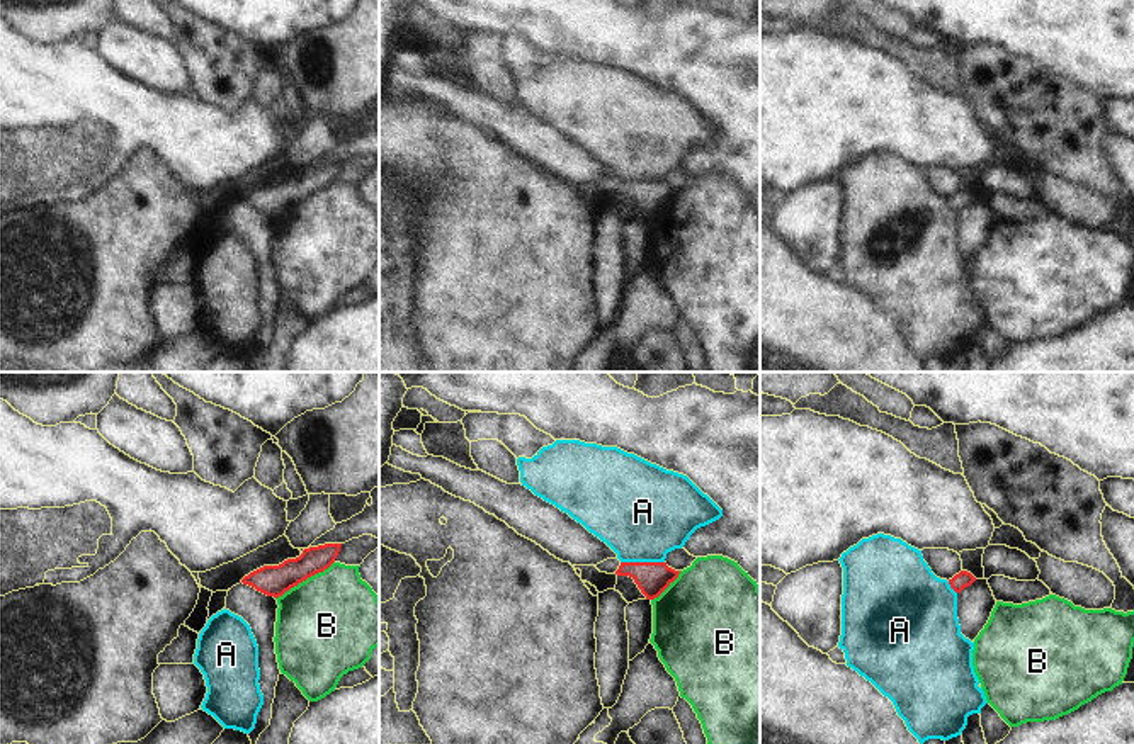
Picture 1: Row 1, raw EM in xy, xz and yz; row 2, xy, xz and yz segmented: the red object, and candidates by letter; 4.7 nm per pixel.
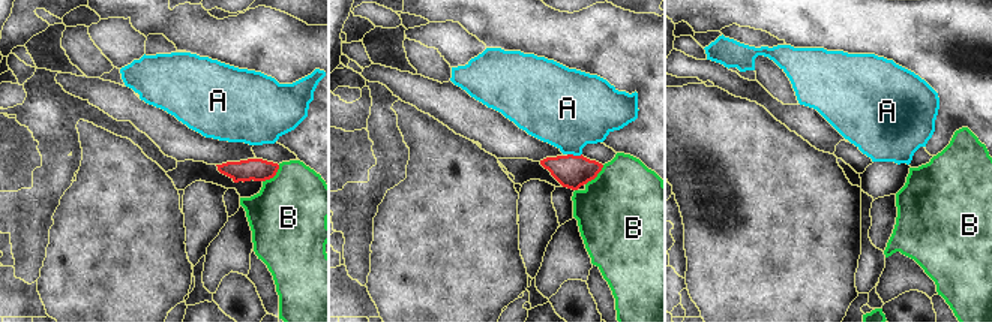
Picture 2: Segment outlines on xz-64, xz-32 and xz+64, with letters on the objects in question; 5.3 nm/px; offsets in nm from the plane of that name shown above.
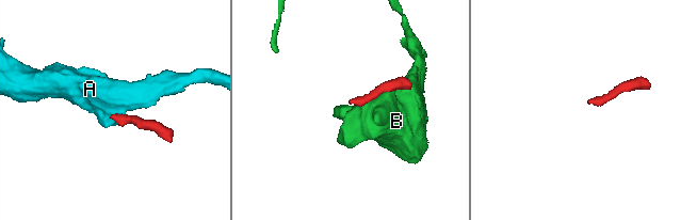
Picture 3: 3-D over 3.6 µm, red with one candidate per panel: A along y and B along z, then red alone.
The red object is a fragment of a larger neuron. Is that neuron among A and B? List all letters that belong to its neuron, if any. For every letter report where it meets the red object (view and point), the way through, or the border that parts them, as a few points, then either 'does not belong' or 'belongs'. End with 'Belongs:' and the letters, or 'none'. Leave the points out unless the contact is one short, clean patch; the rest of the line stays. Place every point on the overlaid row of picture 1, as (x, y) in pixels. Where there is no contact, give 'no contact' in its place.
A: xz (643, 563) | along xz (621, 561), (663, 563) | does not belong
B: xy (305, 580) | does not belong
Belongs: none

